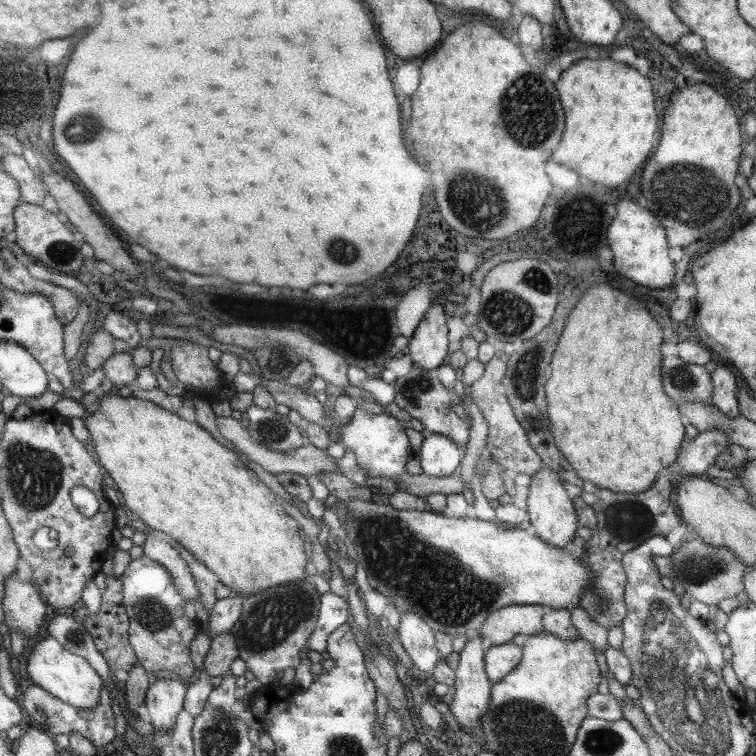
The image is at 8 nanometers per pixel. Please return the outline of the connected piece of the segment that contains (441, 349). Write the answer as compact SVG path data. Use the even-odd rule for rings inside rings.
M432 305L408 344L413 366L432 372L442 365L448 354L448 329L445 306Z

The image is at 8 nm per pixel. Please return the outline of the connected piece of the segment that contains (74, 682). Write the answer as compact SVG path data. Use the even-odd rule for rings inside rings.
M48 634L33 647L28 657L27 672L34 684L74 708L85 710L98 706L104 687L102 677L86 659L68 652L52 634Z

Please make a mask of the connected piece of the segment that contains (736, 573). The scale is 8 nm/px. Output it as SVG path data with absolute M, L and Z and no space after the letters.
M696 538L696 540L680 543L677 550L669 556L674 572L680 584L690 593L694 600L706 605L717 606L721 600L735 598L745 591L744 574L749 566L744 565L730 549L716 547Z

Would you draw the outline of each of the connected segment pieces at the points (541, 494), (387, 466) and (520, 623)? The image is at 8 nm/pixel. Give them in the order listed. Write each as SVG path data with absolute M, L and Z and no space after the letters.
M544 468L532 477L527 500L527 514L530 515L533 534L543 538L549 545L566 549L568 546L566 542L574 541L574 536L576 536L578 518L574 512L573 501L568 497L562 486L563 482L558 479L557 474L555 471Z
M356 404L352 418L340 428L339 442L345 449L356 454L358 466L366 471L368 478L384 477L386 479L398 480L404 473L404 466L410 460L412 446L404 432L404 427L398 419L388 414L372 414L366 410L366 406Z
M511 605L488 615L487 622L478 630L489 646L512 642L518 634L529 636L547 630L543 624L546 608L541 605Z

